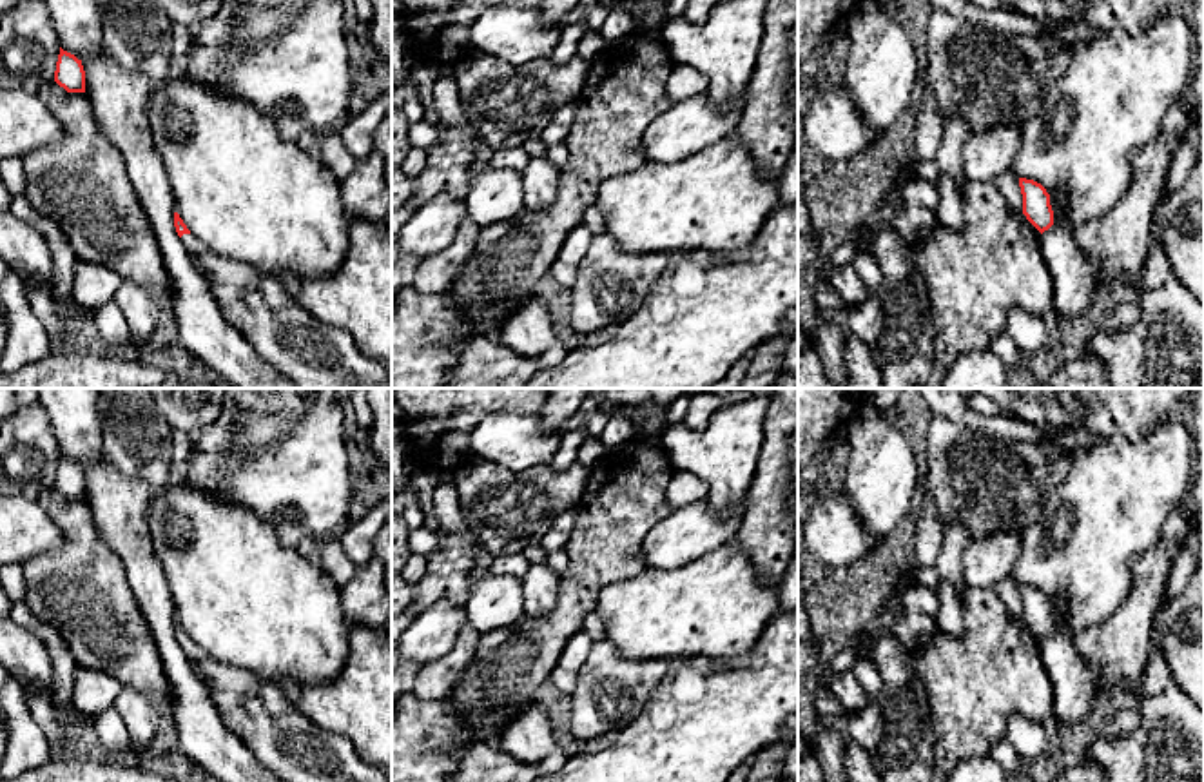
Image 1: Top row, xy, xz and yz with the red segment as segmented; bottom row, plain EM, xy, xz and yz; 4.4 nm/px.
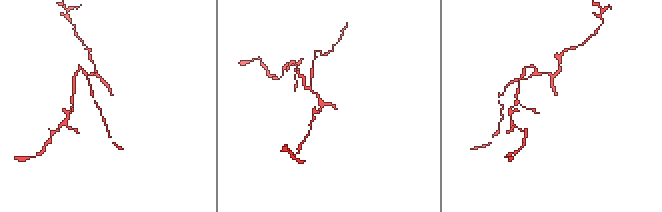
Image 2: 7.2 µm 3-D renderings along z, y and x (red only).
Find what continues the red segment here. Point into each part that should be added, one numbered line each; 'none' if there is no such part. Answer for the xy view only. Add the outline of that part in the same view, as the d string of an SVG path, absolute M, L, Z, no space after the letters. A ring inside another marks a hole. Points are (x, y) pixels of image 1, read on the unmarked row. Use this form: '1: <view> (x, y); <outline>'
1: xy (291, 746); M183 640L187 659L207 677L210 700L225 726L281 782L392 782L388 769L366 762L354 744L305 717L281 686L209 657Z

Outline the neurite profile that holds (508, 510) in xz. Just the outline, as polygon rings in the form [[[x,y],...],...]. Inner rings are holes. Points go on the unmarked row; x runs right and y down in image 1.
[[[477,457],[455,470],[453,484],[468,530],[499,557],[540,543],[557,515],[578,504],[587,479],[578,461],[557,472],[551,464],[508,470]]]

